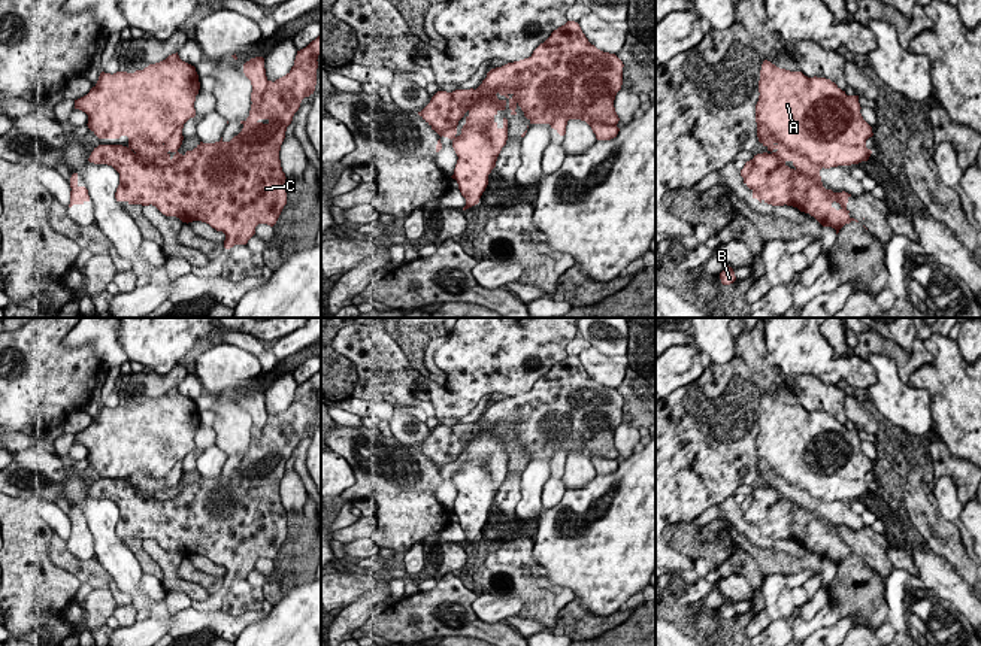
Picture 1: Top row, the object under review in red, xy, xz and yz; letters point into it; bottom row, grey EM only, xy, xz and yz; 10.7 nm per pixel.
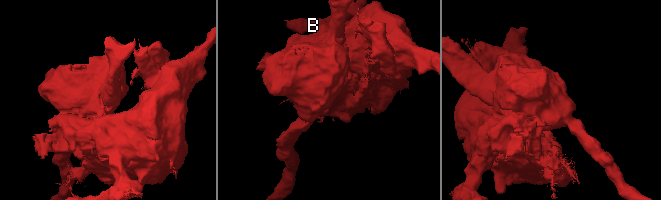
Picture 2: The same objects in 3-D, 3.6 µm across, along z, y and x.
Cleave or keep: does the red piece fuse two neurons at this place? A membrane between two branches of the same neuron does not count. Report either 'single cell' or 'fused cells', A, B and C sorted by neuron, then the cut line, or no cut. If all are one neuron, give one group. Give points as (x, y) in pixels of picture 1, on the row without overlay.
fused cells; A / B C; cut in xy along (136, 487), (144, 487), (159, 494), (170, 494)

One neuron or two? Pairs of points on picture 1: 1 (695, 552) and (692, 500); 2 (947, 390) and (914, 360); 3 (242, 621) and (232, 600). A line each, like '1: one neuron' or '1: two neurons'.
1: two neurons
2: two neurons
3: two neurons

